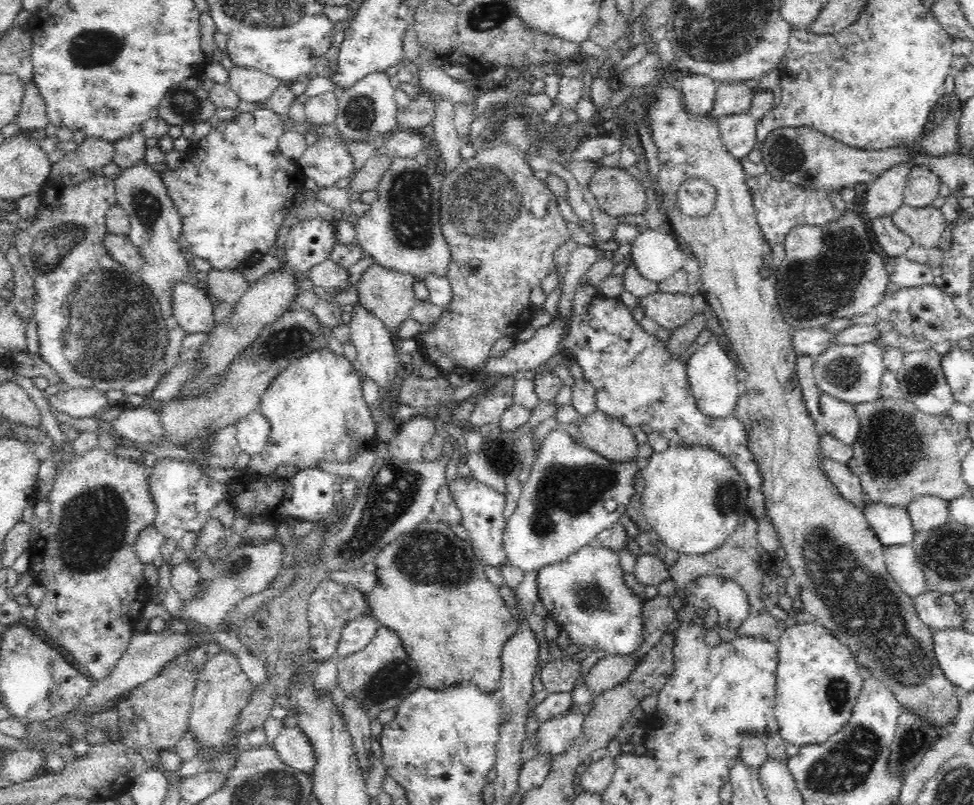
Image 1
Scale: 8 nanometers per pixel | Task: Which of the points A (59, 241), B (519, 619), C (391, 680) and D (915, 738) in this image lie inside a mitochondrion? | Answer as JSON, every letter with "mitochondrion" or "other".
{"A":"mitochondrion","B":"other","C":"mitochondrion","D":"mitochondrion"}

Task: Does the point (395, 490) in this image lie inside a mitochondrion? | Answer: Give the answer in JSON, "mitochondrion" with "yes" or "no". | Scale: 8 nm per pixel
{"mitochondrion":"yes"}

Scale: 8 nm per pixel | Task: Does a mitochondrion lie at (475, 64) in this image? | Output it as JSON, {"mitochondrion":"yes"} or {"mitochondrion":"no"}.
{"mitochondrion":"no"}

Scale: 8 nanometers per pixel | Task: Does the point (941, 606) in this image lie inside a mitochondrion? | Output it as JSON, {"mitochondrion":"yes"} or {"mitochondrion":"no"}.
{"mitochondrion":"yes"}

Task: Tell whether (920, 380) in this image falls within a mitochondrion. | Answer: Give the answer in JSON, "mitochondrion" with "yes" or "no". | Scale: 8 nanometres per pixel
{"mitochondrion":"yes"}

